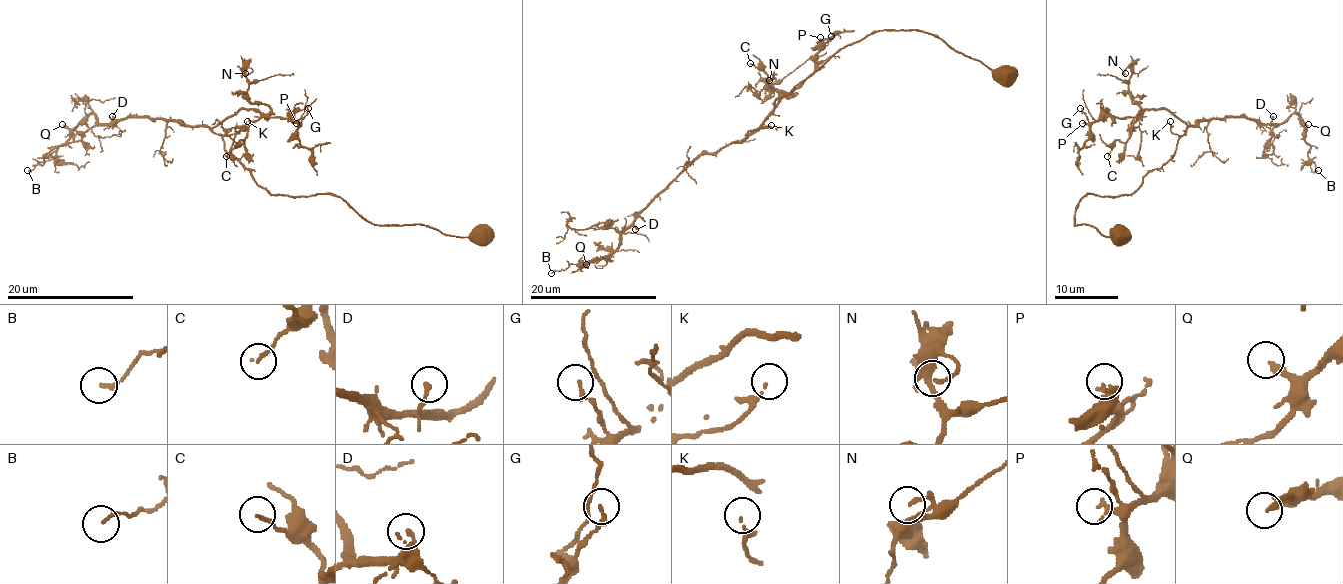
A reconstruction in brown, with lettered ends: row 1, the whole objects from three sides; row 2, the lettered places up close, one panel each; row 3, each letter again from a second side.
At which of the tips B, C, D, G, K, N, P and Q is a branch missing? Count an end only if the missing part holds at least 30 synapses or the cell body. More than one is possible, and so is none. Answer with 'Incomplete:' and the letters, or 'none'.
Incomplete: Q

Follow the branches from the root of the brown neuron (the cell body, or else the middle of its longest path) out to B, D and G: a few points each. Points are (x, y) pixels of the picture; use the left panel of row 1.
B: (481, 234), (373, 225), (331, 194), (271, 194), (218, 134), (142, 116), (99, 124), (91, 113), (27, 170)
D: (481, 234), (373, 225), (331, 194), (271, 194), (204, 126), (142, 116), (110, 124), (112, 116)
G: (481, 234), (373, 225), (331, 194), (271, 194), (212, 131), (241, 108), (295, 119), (308, 108)

